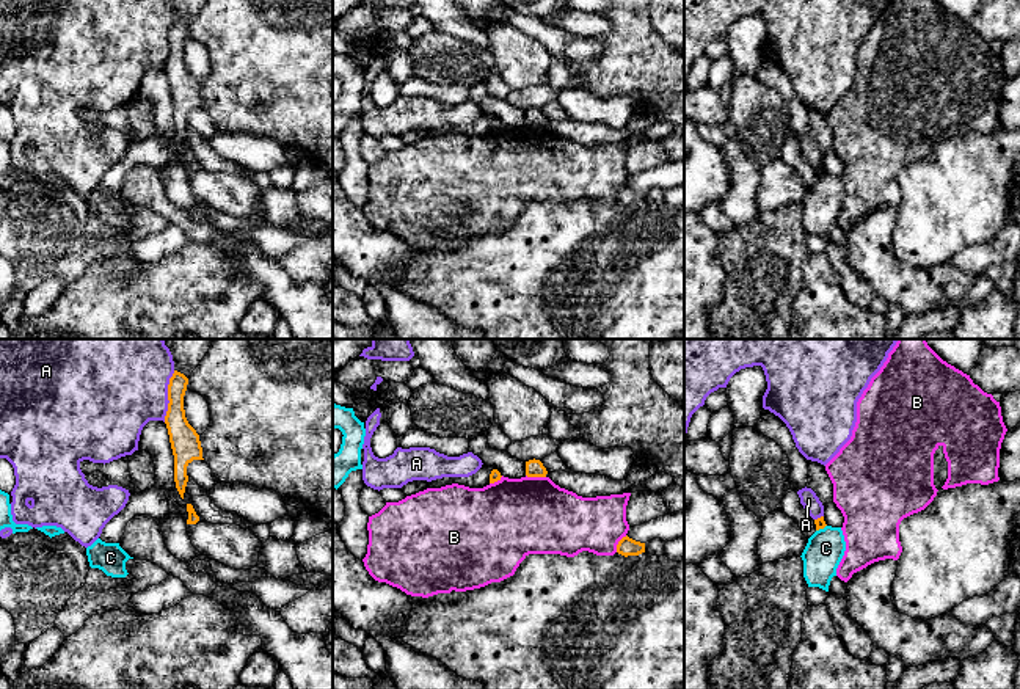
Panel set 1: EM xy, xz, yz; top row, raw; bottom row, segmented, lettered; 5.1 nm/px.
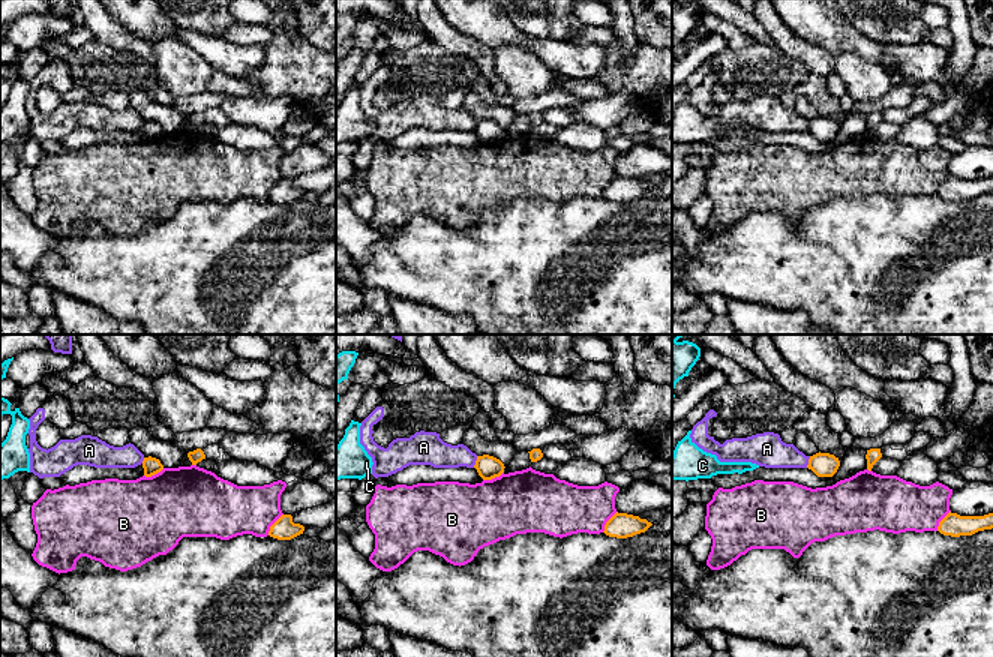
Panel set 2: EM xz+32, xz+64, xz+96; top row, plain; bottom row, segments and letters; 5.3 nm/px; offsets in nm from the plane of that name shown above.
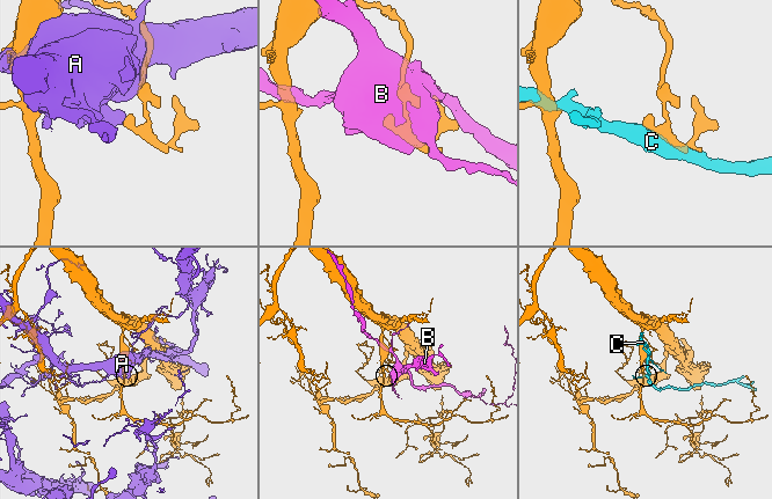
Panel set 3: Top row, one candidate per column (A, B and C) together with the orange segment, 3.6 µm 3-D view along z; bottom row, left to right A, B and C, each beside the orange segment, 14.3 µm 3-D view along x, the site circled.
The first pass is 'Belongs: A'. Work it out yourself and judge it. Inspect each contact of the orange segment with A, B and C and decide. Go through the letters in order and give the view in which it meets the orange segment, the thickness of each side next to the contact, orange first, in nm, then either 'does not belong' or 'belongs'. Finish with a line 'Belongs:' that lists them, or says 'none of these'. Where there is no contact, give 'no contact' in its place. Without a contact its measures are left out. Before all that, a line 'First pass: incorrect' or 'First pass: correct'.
First pass: incorrect
A: xy | 150/420 nm | does not belong
B: xz | 100/400 nm | does not belong
C: yz | 50/190 nm | does not belong
Belongs: none of these

